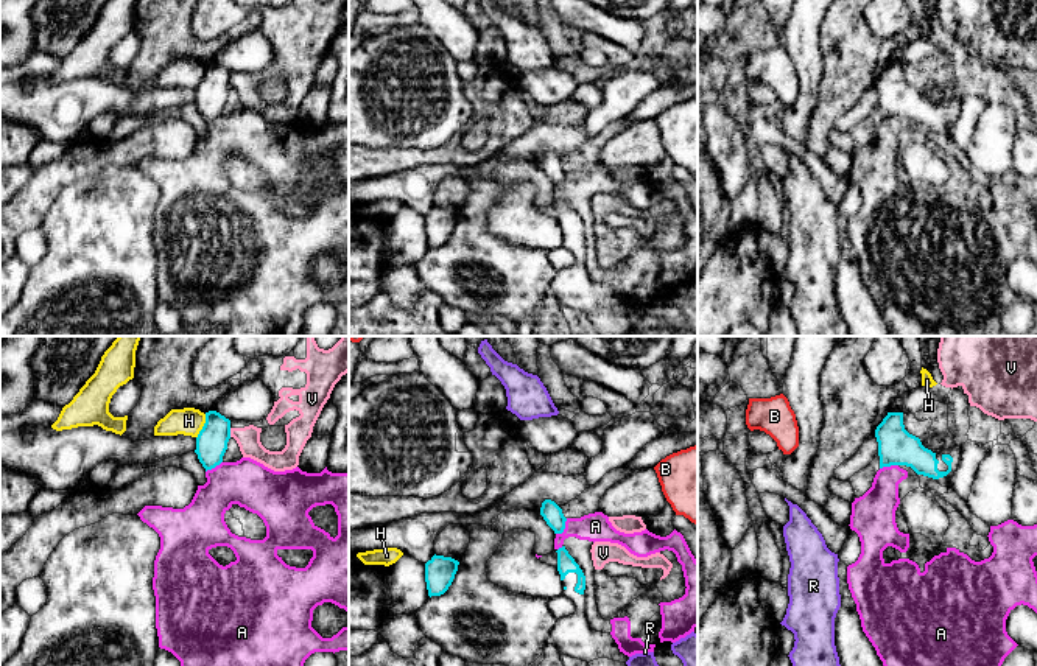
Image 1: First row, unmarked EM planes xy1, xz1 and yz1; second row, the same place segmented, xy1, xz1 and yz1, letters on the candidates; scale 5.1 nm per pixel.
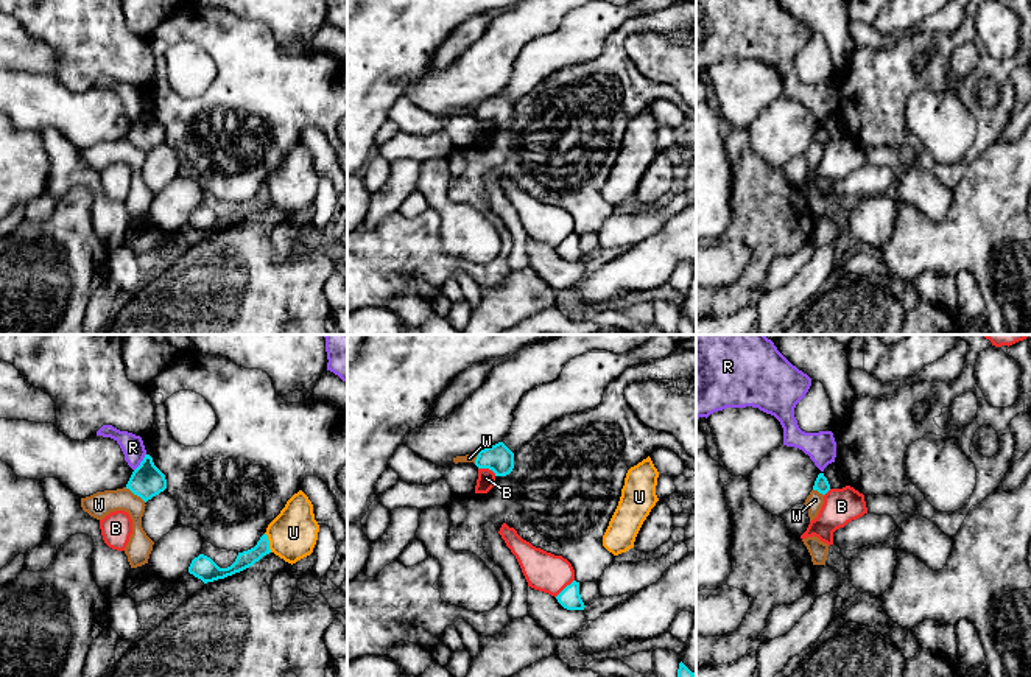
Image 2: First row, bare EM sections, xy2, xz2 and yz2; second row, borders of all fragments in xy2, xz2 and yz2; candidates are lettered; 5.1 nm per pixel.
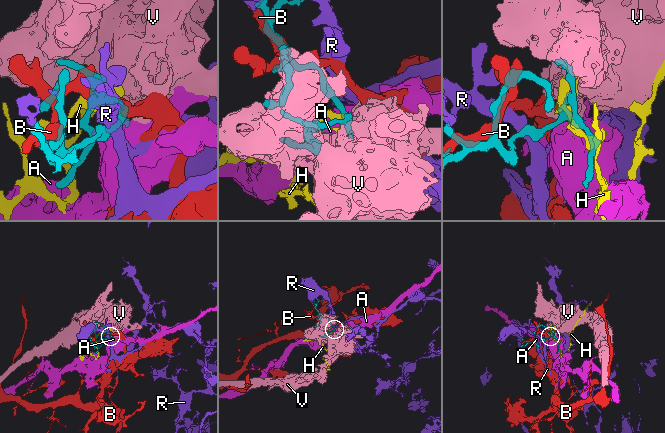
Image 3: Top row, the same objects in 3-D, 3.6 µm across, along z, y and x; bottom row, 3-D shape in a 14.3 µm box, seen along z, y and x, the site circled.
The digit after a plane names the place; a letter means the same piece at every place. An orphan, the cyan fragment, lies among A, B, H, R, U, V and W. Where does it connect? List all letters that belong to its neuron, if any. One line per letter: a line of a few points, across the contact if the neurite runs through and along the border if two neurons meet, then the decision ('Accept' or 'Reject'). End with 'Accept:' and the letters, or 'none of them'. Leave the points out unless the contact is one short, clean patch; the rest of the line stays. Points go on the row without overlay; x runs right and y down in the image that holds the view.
A: Line: xz1 (567, 170), (565, 179), (556, 185). Reject
B: Reject
H: Reject
R: Line: xy2 (145, 105), (134, 122). Reject
U: Line: xy2 (265, 184), (271, 203). Reject
V: Line: xy1 (229, 80), (231, 87). Reject
W: Line: xy2 (125, 139), (145, 153). Reject
Accept: none of them

